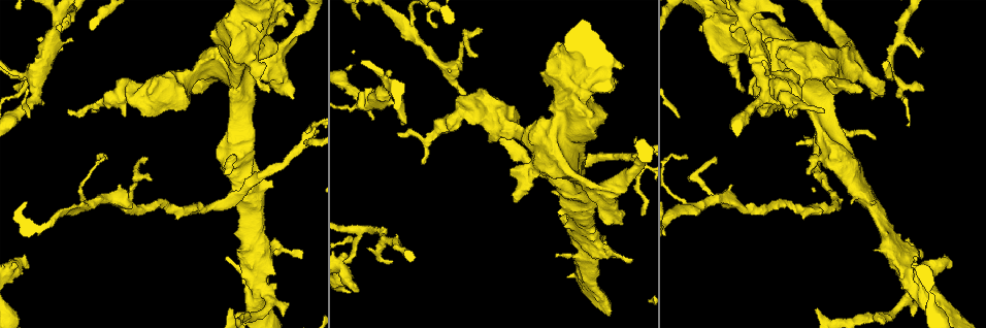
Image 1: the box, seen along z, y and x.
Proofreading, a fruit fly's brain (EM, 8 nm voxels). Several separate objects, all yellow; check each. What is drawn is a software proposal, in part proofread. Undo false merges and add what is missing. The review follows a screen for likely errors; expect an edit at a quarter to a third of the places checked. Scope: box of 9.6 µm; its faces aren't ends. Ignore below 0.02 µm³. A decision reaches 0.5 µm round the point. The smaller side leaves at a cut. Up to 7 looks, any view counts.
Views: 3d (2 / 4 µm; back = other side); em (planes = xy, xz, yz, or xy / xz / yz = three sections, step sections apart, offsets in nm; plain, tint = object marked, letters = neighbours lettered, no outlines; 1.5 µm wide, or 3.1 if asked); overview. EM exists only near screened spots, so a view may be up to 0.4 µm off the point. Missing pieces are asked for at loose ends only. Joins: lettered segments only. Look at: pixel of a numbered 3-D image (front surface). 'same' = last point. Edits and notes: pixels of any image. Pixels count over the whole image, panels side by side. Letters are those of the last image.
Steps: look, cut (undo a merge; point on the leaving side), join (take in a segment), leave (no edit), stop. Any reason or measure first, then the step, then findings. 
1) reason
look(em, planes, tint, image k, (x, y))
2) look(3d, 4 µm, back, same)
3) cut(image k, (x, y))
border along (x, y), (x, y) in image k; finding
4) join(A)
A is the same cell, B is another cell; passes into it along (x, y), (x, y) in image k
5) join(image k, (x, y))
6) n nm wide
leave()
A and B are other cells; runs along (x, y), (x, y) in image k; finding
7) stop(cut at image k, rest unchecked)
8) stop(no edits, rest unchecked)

calibre changes
look(3d, 4 µm, back, image 1, (735, 61))

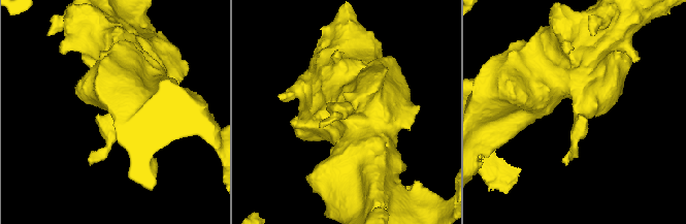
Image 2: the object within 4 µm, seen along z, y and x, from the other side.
need the tissue
look(em, planes, plain, image 2, (350, 110))

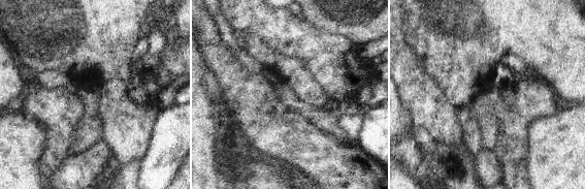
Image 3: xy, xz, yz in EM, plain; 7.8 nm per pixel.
see the neighbours
look(em, planes, letters, same)

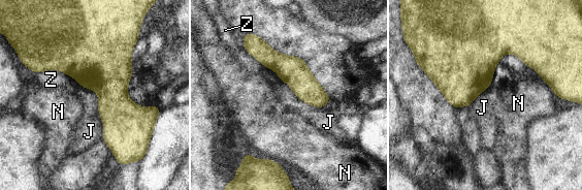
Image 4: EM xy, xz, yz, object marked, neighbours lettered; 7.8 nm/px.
J touches over 460 nm
leave()
J, N and Z are other cells; border along (81, 86), (97, 94), (103, 139) in image 4; continuous, no second cell

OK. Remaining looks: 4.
branch stops here
look(em, xy, step 8, tint, image 1, (823, 112))

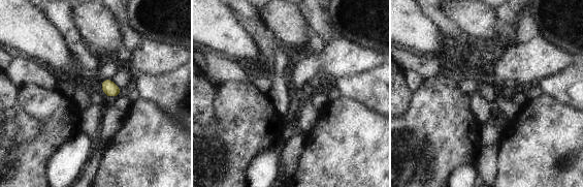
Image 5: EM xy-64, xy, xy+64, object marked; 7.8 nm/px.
cut it another way
look(em, planes, tint, same)

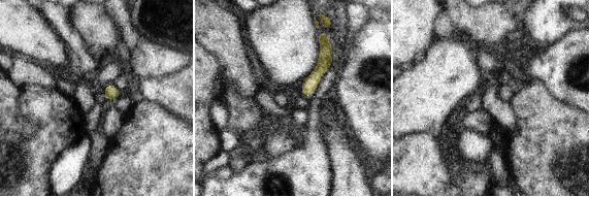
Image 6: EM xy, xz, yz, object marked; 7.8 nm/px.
look(em, planes, letters, same)

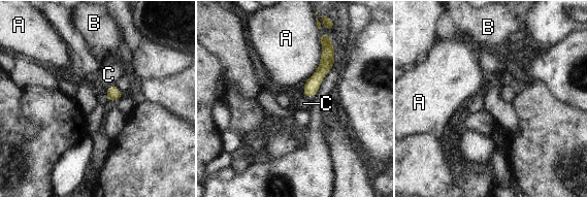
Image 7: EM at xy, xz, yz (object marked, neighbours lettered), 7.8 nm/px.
A touches over 400 nm
leave()
A, B and C are other cells; runs along (326, 39), (326, 64), (305, 93) in image 7; none of them fits

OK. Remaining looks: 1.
stop(no edits, rest unchecked)

